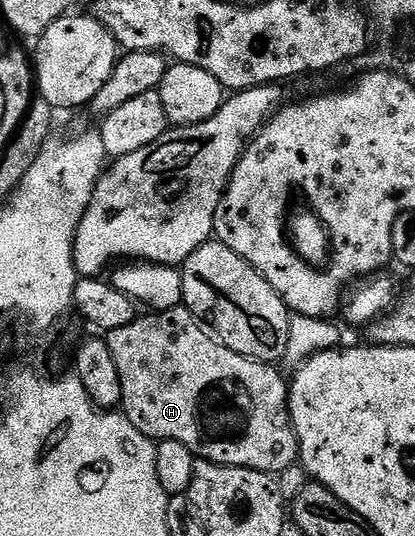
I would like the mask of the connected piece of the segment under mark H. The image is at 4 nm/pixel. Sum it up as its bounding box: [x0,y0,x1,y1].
[106,305,297,473]

